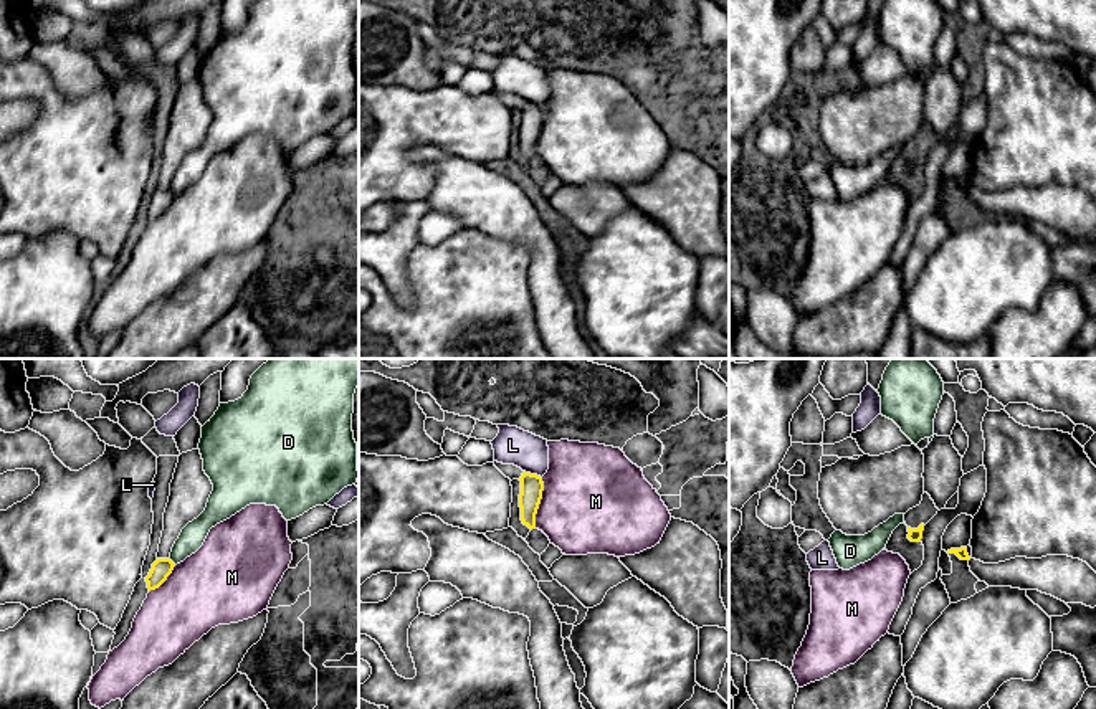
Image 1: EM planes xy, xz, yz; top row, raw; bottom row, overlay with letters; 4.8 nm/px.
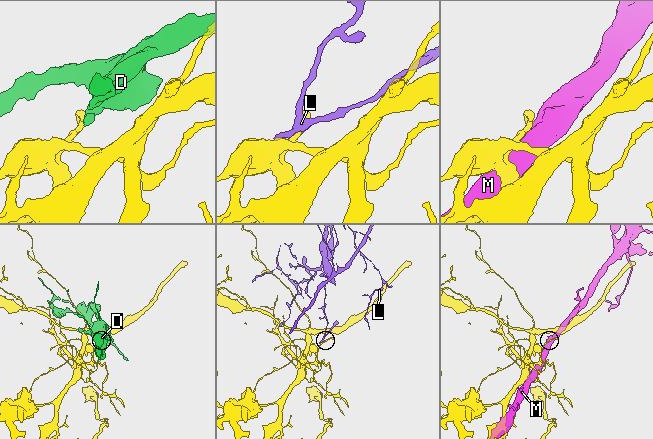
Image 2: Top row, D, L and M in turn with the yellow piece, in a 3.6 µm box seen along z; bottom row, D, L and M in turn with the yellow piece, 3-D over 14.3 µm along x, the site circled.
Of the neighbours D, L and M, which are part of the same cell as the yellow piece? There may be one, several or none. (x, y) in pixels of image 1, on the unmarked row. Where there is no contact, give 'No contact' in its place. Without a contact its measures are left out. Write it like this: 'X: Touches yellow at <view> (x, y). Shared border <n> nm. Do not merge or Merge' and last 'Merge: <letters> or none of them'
D: Touches yellow at xy (171, 190). Shared border 50 nm. Do not merge
L: Touches yellow at xz (533, 104). Shared border 100 nm. Do not merge
M: Touches yellow at xz (539, 133). Shared border 260 nm. Do not merge
Merge: none of them

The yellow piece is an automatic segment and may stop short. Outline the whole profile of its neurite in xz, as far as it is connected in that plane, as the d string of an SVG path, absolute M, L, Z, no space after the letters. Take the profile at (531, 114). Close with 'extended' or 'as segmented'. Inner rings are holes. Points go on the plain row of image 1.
M522 102L521 111L521 124L519 124L519 137L521 137L521 150L531 160L536 159L536 144L542 129L544 112L542 107L531 102Z; as segmented

